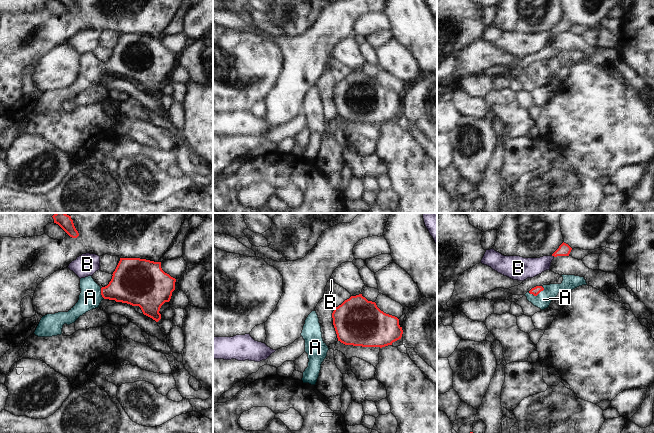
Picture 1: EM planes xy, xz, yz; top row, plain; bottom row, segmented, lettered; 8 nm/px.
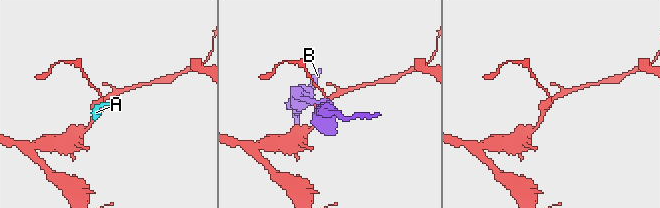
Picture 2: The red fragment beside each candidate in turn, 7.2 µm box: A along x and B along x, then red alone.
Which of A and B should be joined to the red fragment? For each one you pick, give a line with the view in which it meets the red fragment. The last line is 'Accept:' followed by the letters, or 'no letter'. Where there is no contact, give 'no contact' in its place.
A: contact in yz
Accept: A

